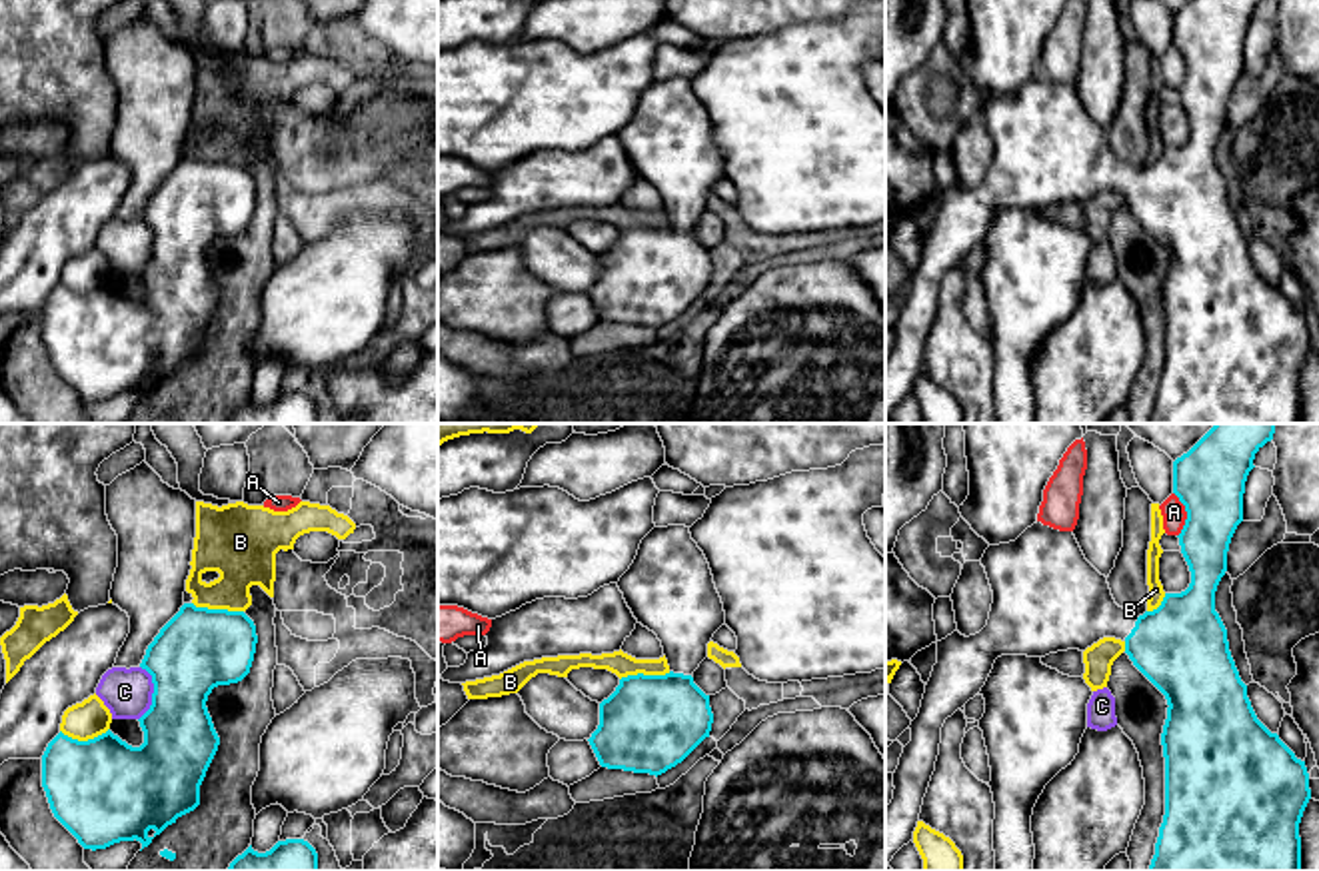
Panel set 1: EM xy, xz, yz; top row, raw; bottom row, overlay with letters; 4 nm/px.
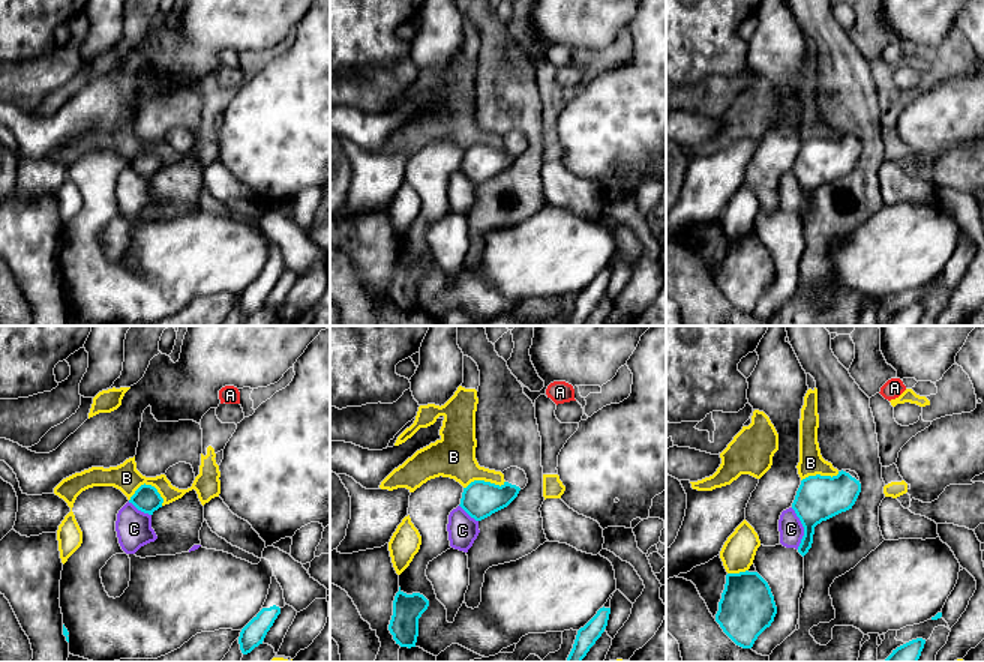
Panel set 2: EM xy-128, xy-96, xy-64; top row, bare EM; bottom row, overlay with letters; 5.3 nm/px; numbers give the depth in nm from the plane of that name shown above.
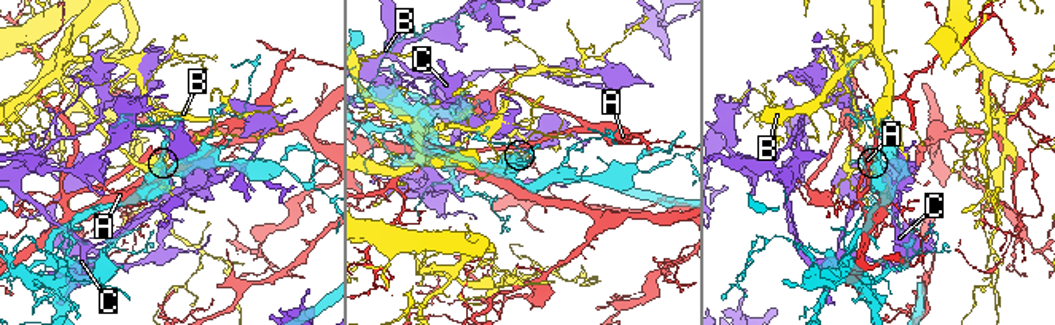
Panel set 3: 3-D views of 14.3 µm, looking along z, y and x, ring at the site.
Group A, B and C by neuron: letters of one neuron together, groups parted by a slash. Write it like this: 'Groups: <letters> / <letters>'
Groups: A / B / C

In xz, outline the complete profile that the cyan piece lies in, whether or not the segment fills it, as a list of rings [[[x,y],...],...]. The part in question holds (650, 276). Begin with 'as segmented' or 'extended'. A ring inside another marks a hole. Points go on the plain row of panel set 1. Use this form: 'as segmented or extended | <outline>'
extended | [[[685,78],[654,80],[642,92],[618,140],[638,176],[661,194],[669,224],[622,230],[616,244],[600,256],[600,278],[588,294],[602,320],[658,330],[709,290],[713,276],[709,248],[693,236],[691,228],[707,210],[713,186],[725,178],[725,164],[709,116]]]

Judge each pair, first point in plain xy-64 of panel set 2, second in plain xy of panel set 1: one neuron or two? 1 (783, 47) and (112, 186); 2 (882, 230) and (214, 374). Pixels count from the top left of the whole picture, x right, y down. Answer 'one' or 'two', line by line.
1: two
2: two

